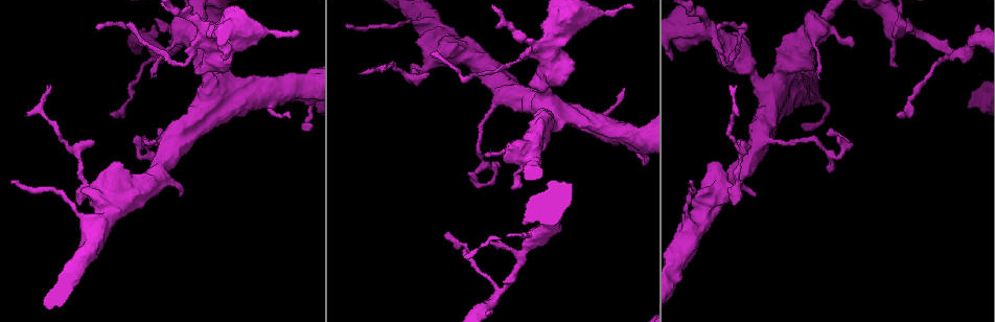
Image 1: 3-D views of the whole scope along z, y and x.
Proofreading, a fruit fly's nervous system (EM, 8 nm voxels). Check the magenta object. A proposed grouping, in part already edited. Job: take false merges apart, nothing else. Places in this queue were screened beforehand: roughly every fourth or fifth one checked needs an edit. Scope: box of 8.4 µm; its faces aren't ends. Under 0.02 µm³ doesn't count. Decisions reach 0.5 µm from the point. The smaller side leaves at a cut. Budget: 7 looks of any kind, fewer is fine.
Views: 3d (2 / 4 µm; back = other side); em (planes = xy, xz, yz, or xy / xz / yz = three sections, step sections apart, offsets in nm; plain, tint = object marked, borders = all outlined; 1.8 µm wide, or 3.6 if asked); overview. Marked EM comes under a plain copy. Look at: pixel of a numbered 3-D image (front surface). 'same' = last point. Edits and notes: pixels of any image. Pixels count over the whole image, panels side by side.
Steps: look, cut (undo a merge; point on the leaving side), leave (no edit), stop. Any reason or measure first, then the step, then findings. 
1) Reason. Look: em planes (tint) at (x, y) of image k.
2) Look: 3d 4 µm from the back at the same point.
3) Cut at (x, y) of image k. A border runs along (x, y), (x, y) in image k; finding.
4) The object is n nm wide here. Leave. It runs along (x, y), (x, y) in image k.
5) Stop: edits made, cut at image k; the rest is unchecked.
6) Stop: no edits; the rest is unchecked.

A fork. Look: 3d 4 µm at (896, 22) of image 1.

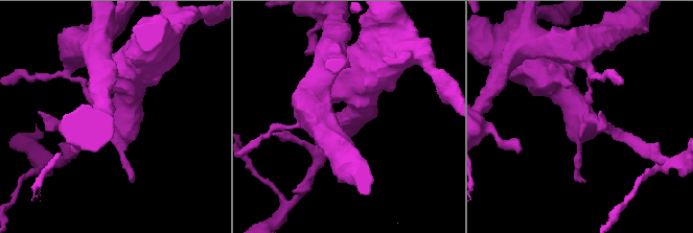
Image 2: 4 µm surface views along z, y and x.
Now the EM. Look: em planes (tint) at (355, 112) of image 2.

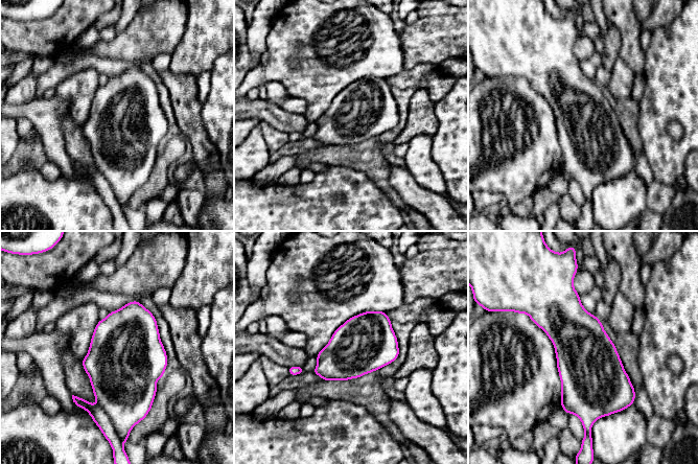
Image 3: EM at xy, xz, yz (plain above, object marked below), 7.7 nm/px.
Cut at (124, 387) of image 3. A second neuron is stuck on.

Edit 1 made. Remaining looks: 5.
A narrow waist. Look: em xz step 16 (tint) at (414, 76) of image 1.

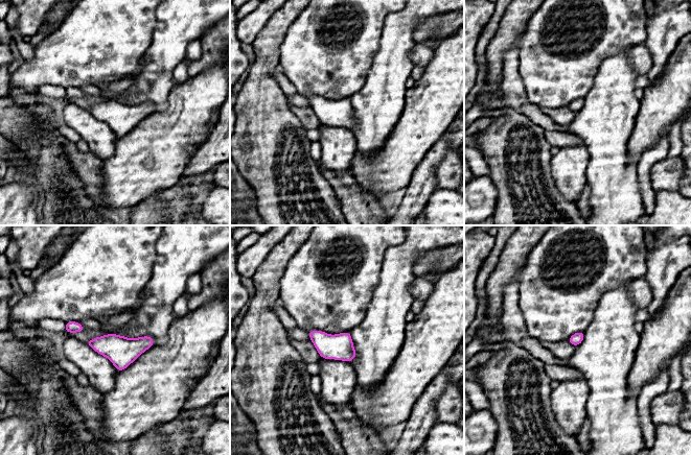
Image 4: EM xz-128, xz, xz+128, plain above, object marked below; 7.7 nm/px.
Look: em xy step 16 (borders) at the same point.

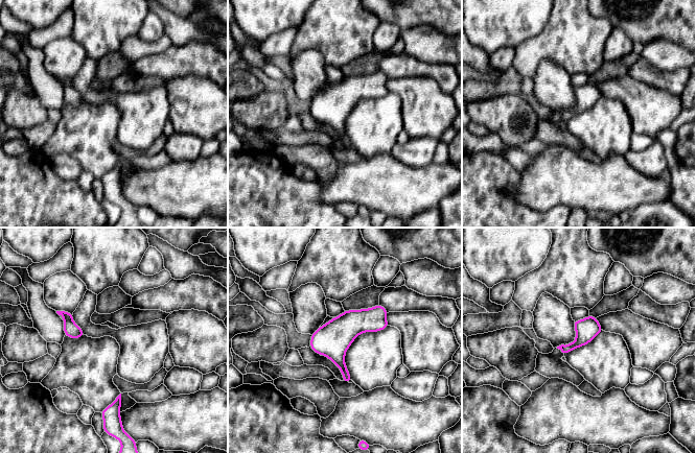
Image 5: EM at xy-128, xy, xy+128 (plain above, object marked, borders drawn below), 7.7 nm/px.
The object is 140 nm wide here. Leave. All the same neuron.

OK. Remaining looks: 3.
Four-way junction. Look: em 3.6 µm planes (tint) at (553, 44) of image 1.

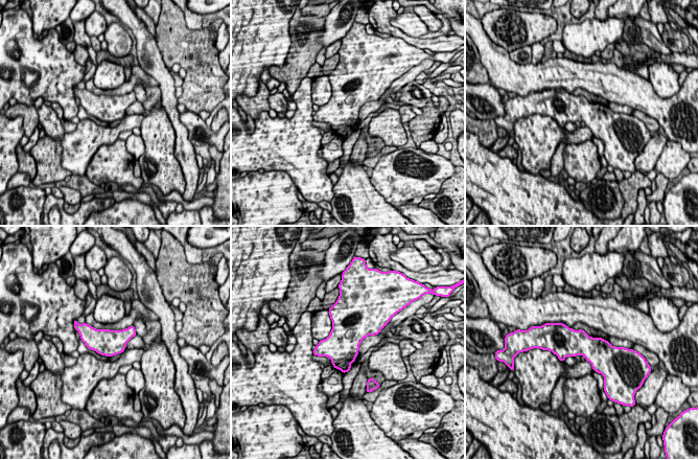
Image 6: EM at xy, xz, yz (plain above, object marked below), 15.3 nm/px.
Leave. All the same neuron.

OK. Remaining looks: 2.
Stop: edits made, cut at image 3; the rest is unchecked.

